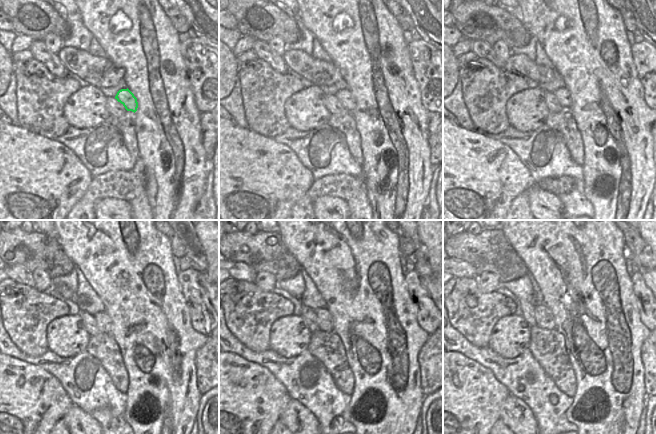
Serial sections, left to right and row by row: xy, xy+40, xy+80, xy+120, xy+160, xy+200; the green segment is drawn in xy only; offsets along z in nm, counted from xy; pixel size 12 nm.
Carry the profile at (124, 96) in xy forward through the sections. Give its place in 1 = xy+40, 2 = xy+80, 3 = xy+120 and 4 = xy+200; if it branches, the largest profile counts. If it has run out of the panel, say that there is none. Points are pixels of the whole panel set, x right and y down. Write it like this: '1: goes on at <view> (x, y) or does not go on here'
1: goes on at xy+40 (344, 96)
2: goes on at xy+80 (563, 95)
3: goes on at xy+120 (104, 323)
4: goes on at xy+200 (544, 317)

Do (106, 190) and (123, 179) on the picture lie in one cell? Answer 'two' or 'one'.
one

